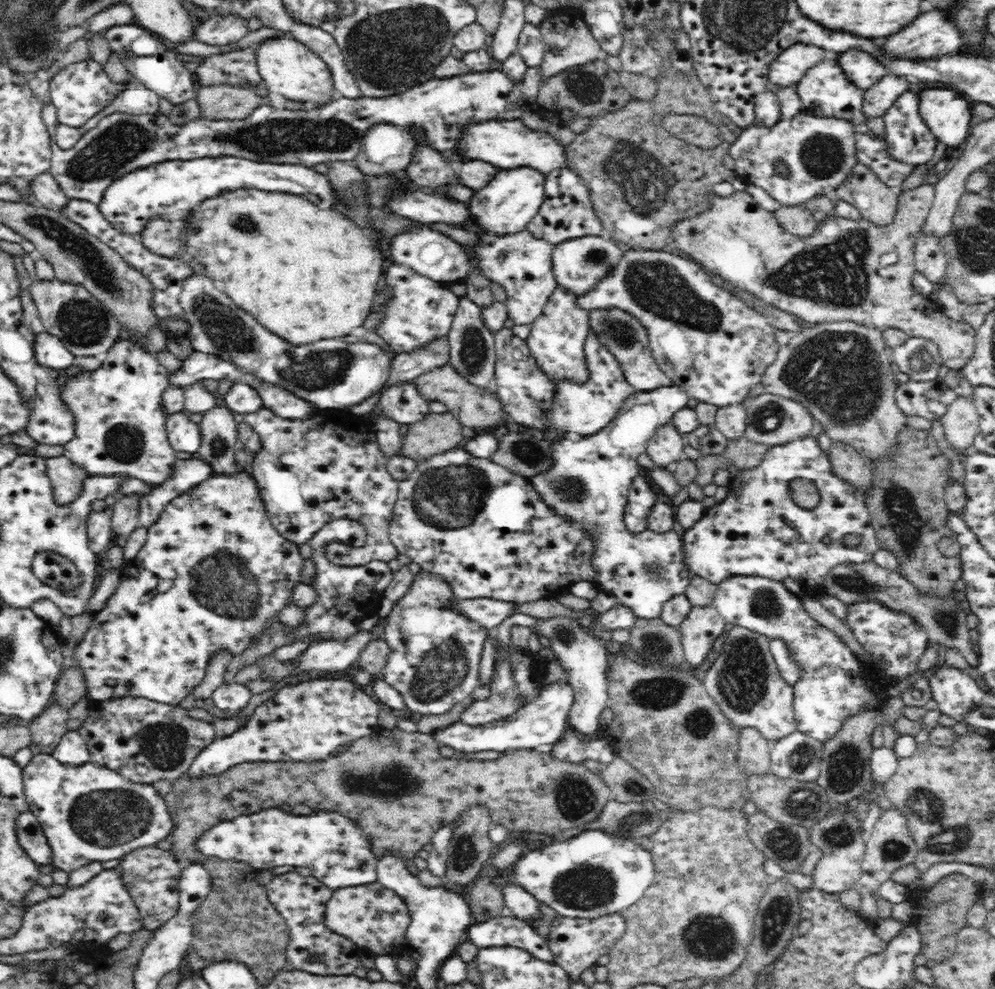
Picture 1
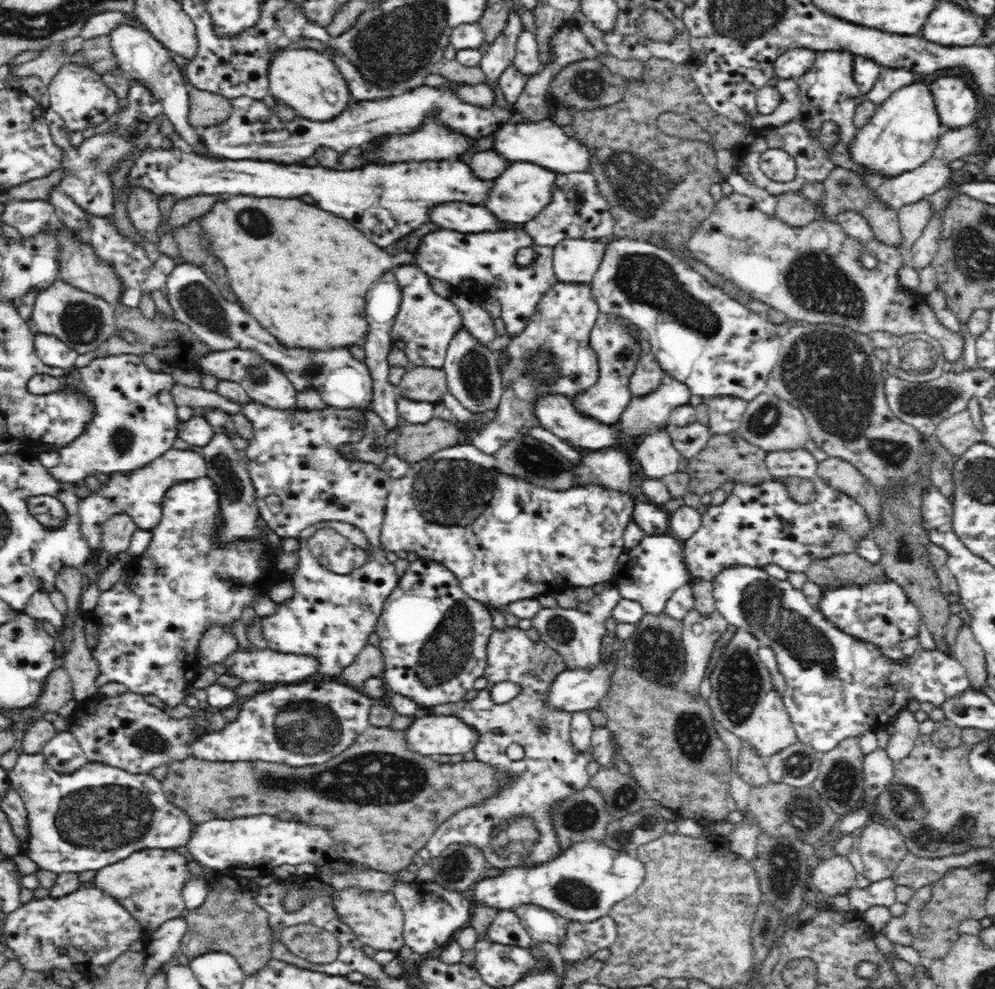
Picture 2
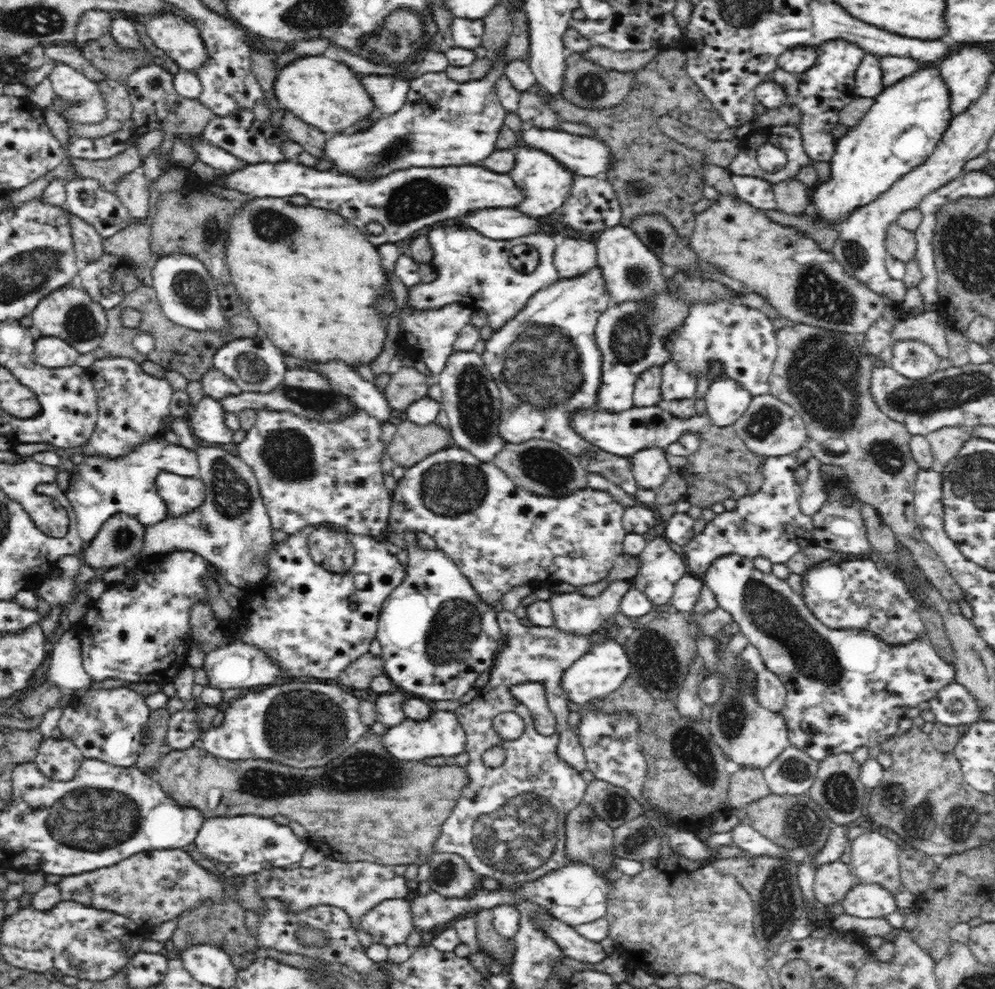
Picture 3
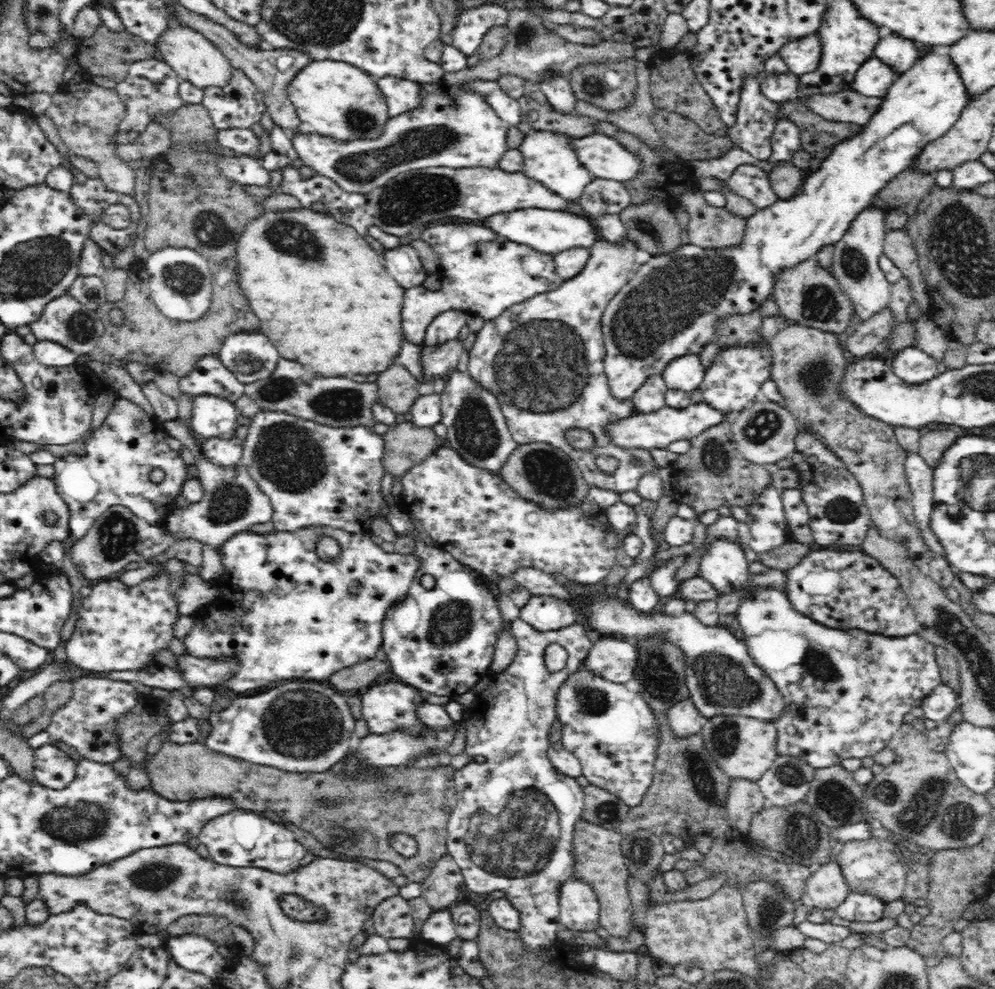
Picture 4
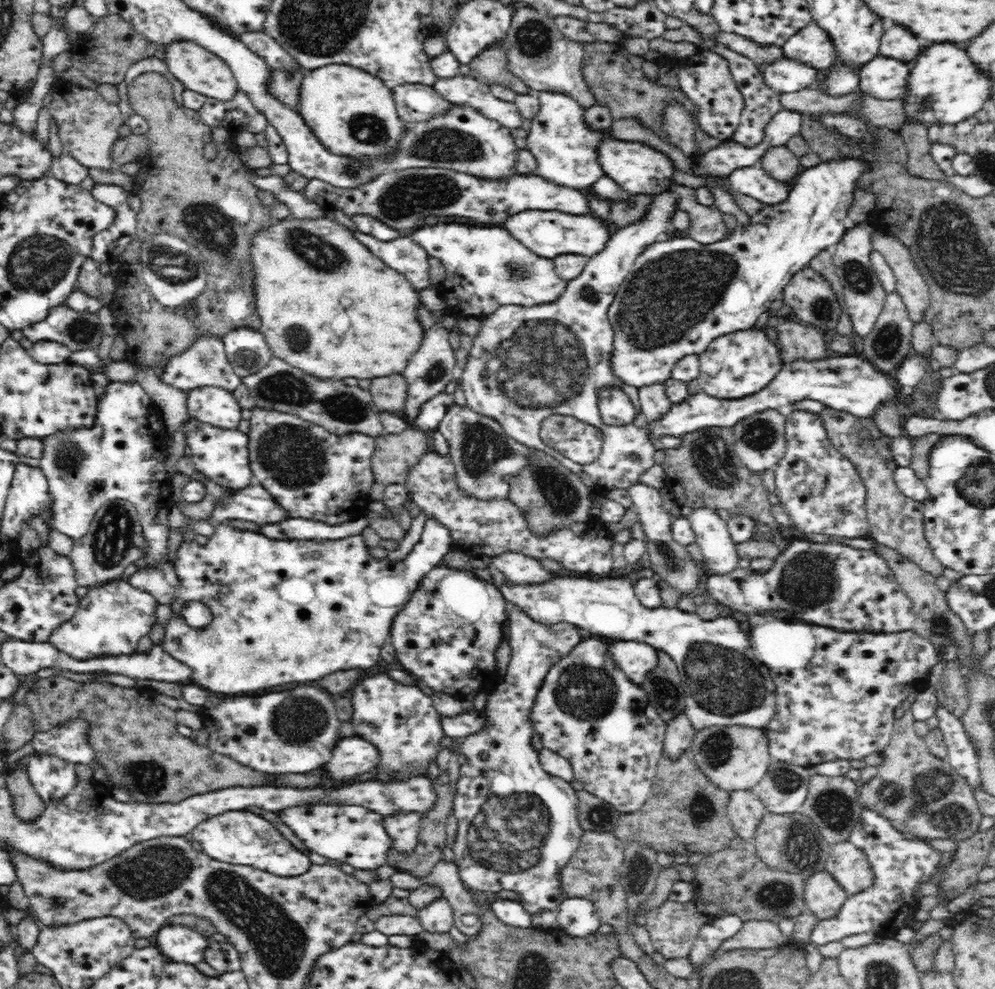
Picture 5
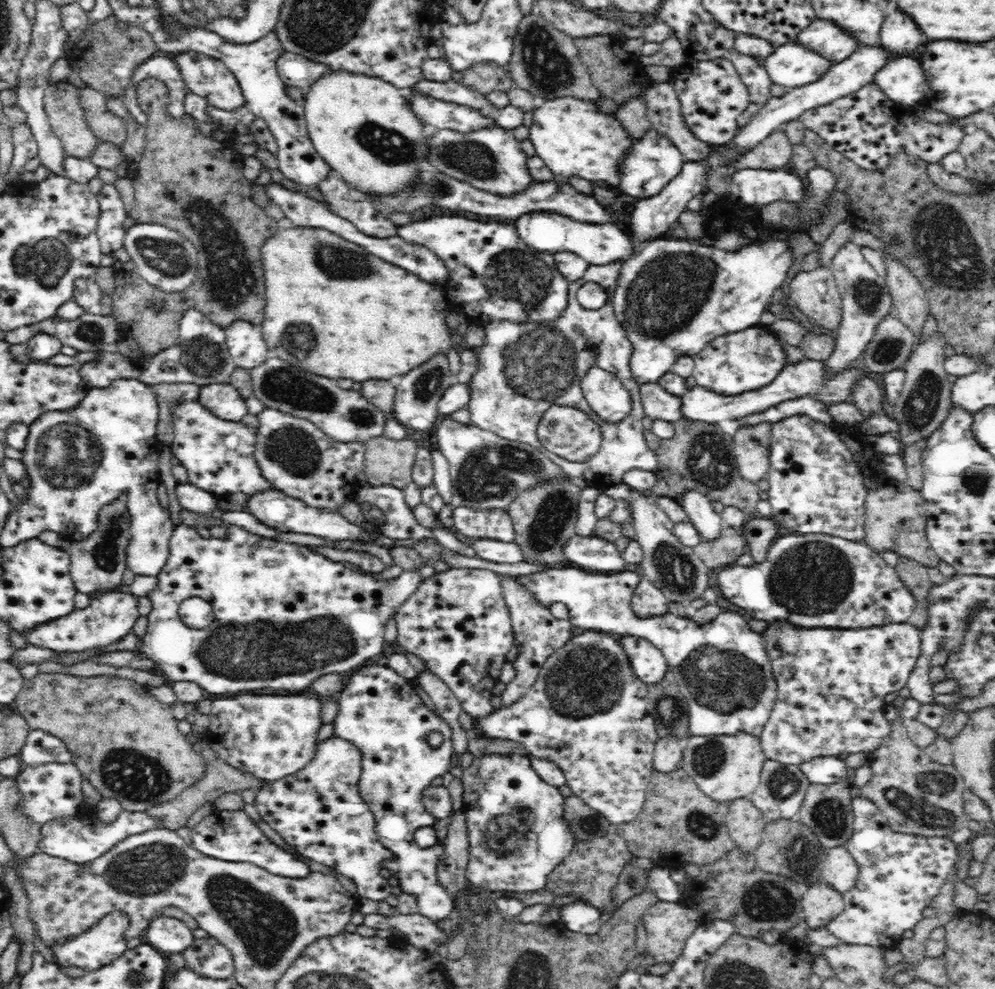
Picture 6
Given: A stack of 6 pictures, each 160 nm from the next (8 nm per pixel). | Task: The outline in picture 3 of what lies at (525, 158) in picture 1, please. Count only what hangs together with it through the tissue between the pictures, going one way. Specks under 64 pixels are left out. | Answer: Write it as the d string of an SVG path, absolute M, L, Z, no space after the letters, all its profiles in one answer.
M528 126L518 134L517 140L519 140L518 147L529 146L538 150L543 150L548 153L549 156L554 157L561 165L577 176L587 177L602 177L605 171L612 168L610 150L609 147L601 140L598 140L596 136L586 134L570 134L562 130L544 130L536 127Z

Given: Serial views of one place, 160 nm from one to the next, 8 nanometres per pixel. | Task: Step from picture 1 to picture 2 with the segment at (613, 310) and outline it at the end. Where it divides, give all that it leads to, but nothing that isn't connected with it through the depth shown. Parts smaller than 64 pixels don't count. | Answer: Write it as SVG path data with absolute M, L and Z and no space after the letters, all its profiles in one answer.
M631 323L626 324L627 333L639 345L639 357L629 380L632 396L642 396L652 393L665 378L665 372L660 368L656 357L652 354L650 341L643 330Z

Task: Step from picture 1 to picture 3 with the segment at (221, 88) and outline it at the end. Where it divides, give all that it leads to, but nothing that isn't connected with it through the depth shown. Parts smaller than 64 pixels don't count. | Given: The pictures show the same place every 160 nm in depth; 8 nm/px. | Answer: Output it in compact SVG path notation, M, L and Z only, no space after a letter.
M181 98L178 108L161 124L160 130L168 139L190 137L202 133L214 117L215 114L199 99Z

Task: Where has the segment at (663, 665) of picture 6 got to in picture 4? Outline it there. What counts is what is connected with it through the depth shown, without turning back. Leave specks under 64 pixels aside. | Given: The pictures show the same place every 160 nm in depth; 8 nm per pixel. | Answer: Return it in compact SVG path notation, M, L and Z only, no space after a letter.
M602 636L592 645L583 664L596 677L626 684L635 678L639 658L636 644L616 636Z

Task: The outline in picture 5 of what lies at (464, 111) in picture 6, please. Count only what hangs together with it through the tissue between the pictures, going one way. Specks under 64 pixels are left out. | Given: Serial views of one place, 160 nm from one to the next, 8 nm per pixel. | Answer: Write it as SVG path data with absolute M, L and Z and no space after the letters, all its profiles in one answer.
M422 84L391 85L397 113L408 125L443 115L450 108L431 86Z

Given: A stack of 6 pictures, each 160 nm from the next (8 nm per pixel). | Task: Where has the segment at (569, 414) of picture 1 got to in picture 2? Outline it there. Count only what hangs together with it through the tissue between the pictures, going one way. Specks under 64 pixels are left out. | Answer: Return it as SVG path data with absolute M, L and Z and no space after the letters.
M599 312L596 323L589 334L589 345L596 353L599 364L598 381L588 390L576 393L570 398L575 412L581 417L591 418L600 424L613 425L632 398L629 380L638 362L639 345L627 333L624 326L628 323L616 316L608 316Z

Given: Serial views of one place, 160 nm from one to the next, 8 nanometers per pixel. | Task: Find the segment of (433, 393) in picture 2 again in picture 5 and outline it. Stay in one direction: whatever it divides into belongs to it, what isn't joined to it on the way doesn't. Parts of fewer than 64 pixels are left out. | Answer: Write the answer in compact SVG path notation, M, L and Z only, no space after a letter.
M398 373L386 378L372 378L370 388L373 404L380 412L393 413L403 410L407 400L407 380Z

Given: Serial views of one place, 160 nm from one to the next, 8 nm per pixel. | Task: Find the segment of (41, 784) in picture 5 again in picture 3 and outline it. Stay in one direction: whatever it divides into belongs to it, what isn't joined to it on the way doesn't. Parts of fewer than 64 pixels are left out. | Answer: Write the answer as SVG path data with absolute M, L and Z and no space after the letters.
M51 737L40 744L35 764L43 775L65 782L74 778L84 760L82 752L70 740Z

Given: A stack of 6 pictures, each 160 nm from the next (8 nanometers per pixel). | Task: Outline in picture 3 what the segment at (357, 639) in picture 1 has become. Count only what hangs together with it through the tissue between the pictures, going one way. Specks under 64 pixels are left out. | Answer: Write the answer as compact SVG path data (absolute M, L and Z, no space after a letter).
M242 641L224 644L222 647L208 652L205 654L203 665L200 668L206 673L206 684L222 690L228 690L228 688L244 690L244 688L258 686L258 684L278 684L278 680L287 680L280 673L278 665L272 663L264 651L254 645L242 643Z

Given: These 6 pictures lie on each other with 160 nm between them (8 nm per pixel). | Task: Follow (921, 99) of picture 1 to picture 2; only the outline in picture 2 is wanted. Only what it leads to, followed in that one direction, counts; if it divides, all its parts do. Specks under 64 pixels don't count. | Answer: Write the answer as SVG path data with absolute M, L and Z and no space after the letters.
M944 76L929 84L940 124L947 130L960 130L977 118L978 99L974 88L960 76Z

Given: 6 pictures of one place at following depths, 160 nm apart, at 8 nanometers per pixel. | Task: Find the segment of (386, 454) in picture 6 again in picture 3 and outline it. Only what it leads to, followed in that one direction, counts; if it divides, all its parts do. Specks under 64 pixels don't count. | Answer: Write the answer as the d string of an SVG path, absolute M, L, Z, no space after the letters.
M405 420L396 425L396 432L387 445L386 454L395 466L407 469L428 455L448 448L448 444L448 429L441 428L436 423L420 426Z

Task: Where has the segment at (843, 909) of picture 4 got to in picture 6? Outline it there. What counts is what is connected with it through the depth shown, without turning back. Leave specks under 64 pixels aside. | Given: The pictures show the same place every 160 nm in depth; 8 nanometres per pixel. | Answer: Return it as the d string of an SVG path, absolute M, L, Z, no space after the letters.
M855 792L851 799L853 830L852 836L843 846L851 853L859 865L859 878L848 892L844 892L844 910L827 924L830 934L846 944L868 945L896 949L906 930L913 928L924 918L922 911L931 906L934 897L940 892L950 871L959 862L961 856L959 844L949 837L924 837L894 832L887 818L880 812L878 806L868 798L858 796Z

